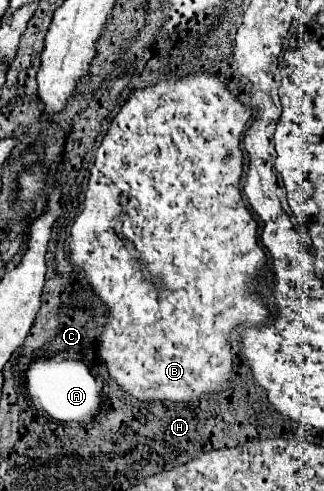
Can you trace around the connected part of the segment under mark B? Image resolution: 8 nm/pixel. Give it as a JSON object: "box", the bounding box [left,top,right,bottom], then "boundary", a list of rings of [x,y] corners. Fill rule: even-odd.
{"box":[70,72,268,402],"boundary":[[[210,72],[190,74],[186,78],[162,78],[158,84],[136,90],[130,94],[118,116],[112,120],[106,138],[102,140],[96,162],[90,174],[88,192],[84,200],[84,210],[78,214],[72,226],[72,252],[70,260],[82,266],[86,278],[90,280],[94,292],[104,300],[108,310],[106,330],[101,334],[98,356],[106,362],[110,376],[136,400],[170,400],[170,402],[188,402],[204,394],[218,392],[226,386],[232,374],[232,346],[230,332],[236,326],[256,326],[264,324],[268,318],[268,308],[258,294],[252,294],[250,288],[256,284],[256,274],[266,266],[266,254],[258,244],[258,224],[244,206],[240,192],[240,176],[244,156],[240,150],[240,136],[244,126],[250,120],[250,108],[238,102],[228,90],[226,82]]]}

